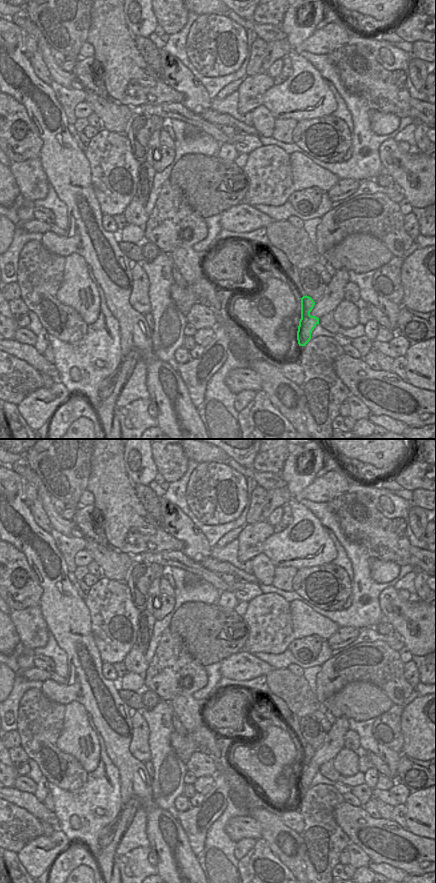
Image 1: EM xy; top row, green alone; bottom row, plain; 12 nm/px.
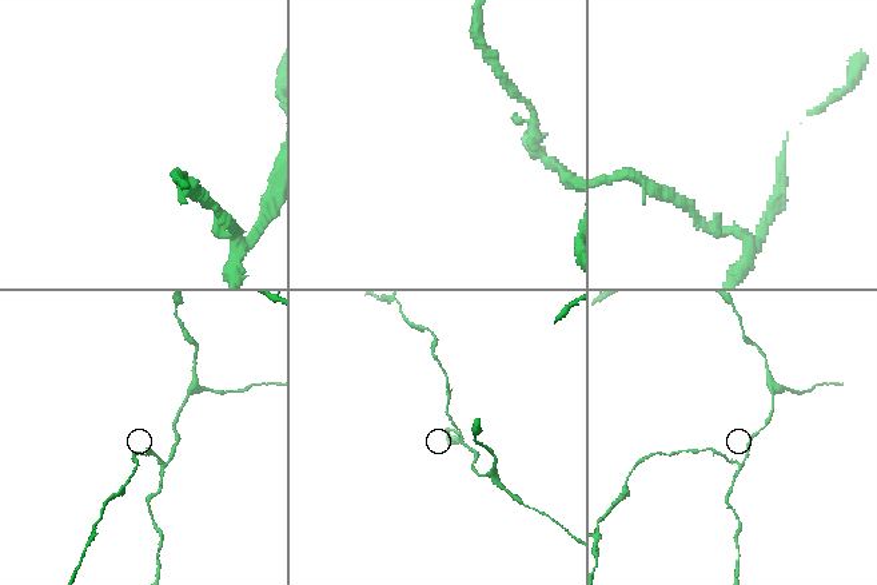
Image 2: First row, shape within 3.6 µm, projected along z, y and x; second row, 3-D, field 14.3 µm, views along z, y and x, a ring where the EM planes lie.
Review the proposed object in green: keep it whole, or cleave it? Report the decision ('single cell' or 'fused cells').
fused cells

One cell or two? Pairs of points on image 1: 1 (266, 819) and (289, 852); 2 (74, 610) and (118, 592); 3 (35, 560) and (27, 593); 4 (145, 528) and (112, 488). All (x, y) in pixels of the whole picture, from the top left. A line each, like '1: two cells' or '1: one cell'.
1: one cell
2: two cells
3: two cells
4: one cell

